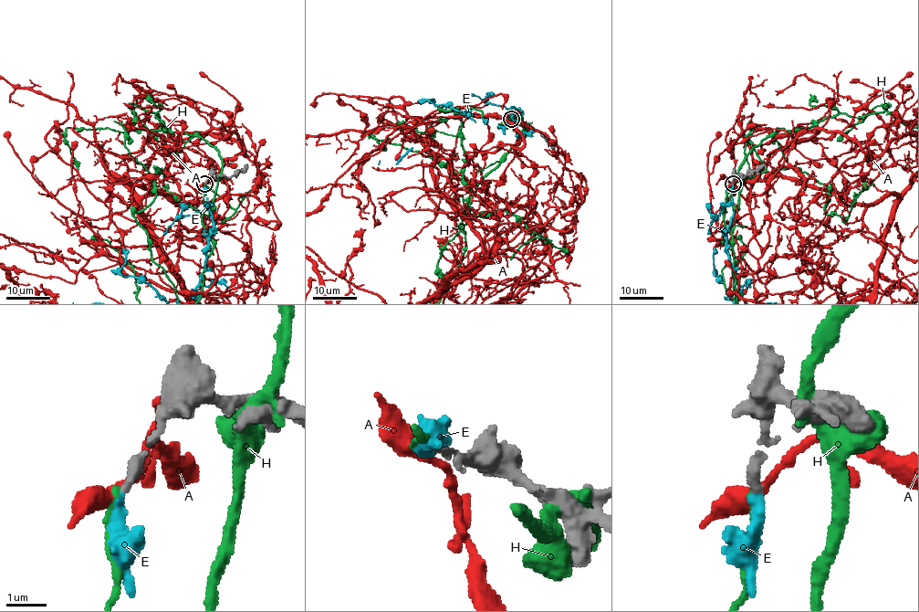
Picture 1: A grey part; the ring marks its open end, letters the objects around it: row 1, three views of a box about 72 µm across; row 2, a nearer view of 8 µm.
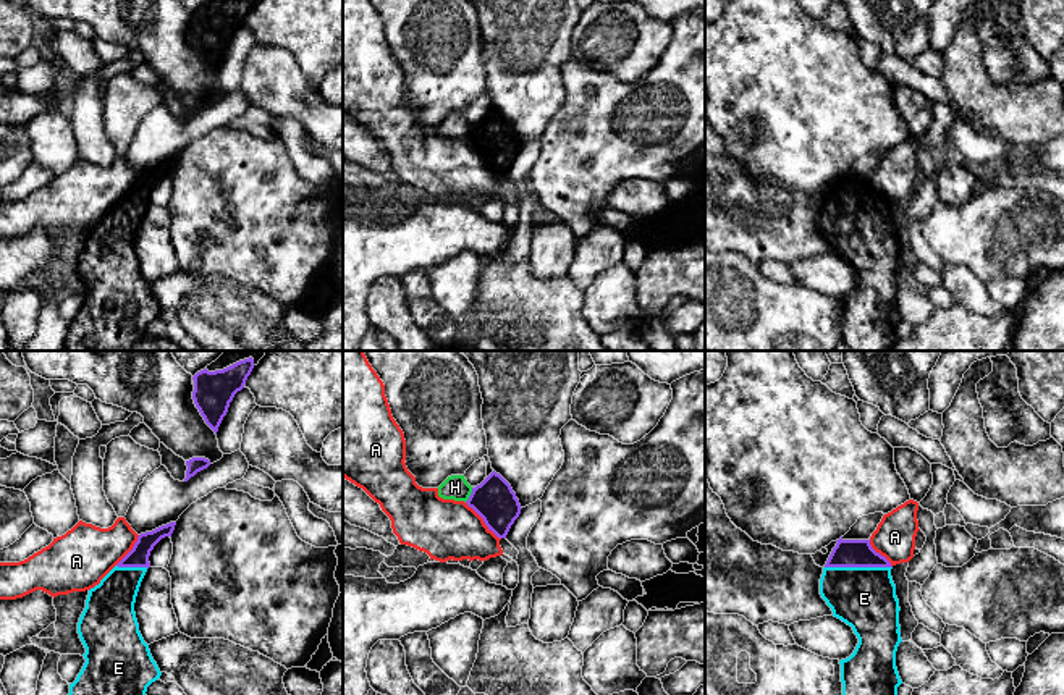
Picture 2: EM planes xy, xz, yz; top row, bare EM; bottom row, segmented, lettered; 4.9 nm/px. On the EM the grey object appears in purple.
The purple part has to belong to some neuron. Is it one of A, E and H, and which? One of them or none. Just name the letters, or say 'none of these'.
E

